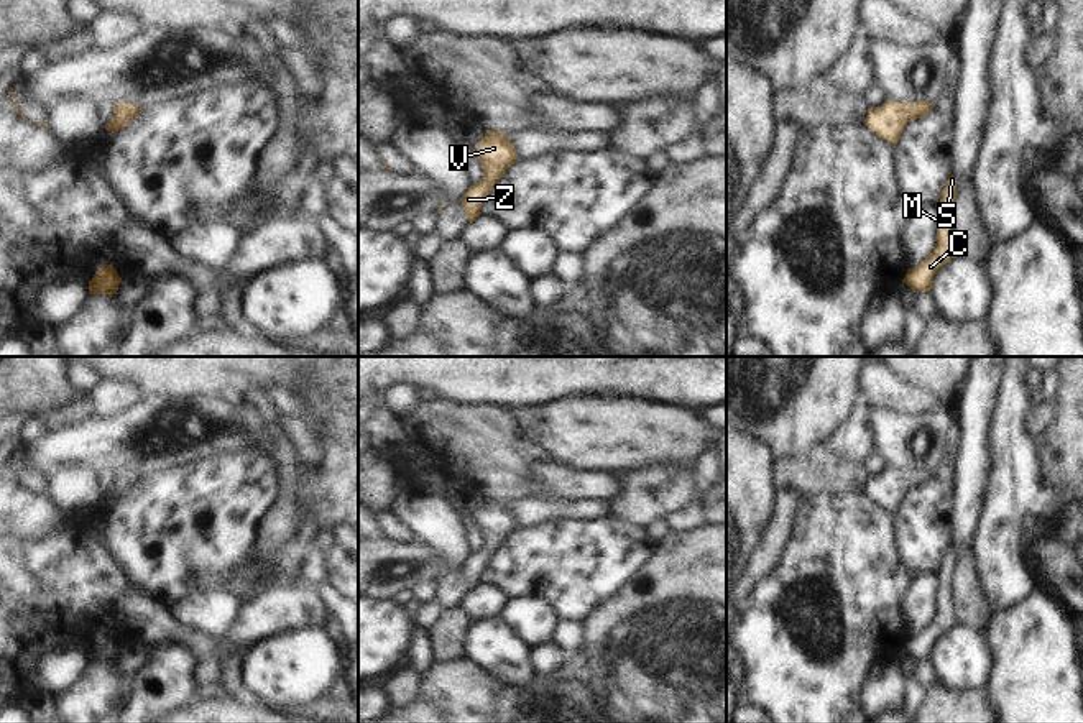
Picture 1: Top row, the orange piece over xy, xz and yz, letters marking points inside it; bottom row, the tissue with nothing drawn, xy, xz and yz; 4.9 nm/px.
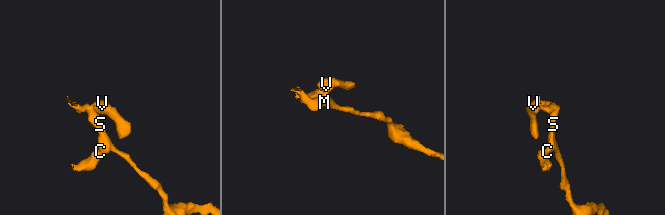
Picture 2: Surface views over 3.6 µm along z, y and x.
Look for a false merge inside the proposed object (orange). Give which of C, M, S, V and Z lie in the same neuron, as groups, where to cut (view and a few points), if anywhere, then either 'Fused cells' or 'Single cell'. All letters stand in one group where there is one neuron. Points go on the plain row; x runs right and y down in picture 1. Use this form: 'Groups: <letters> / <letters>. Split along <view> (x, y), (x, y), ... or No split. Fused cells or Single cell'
Groups: C M S V Z. No split. Single cell

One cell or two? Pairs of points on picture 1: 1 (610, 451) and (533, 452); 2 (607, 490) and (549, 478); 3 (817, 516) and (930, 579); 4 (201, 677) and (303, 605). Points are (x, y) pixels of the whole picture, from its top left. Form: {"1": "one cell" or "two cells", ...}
{"1": "two cells", "2": "one cell", "3": "two cells", "4": "two cells"}

